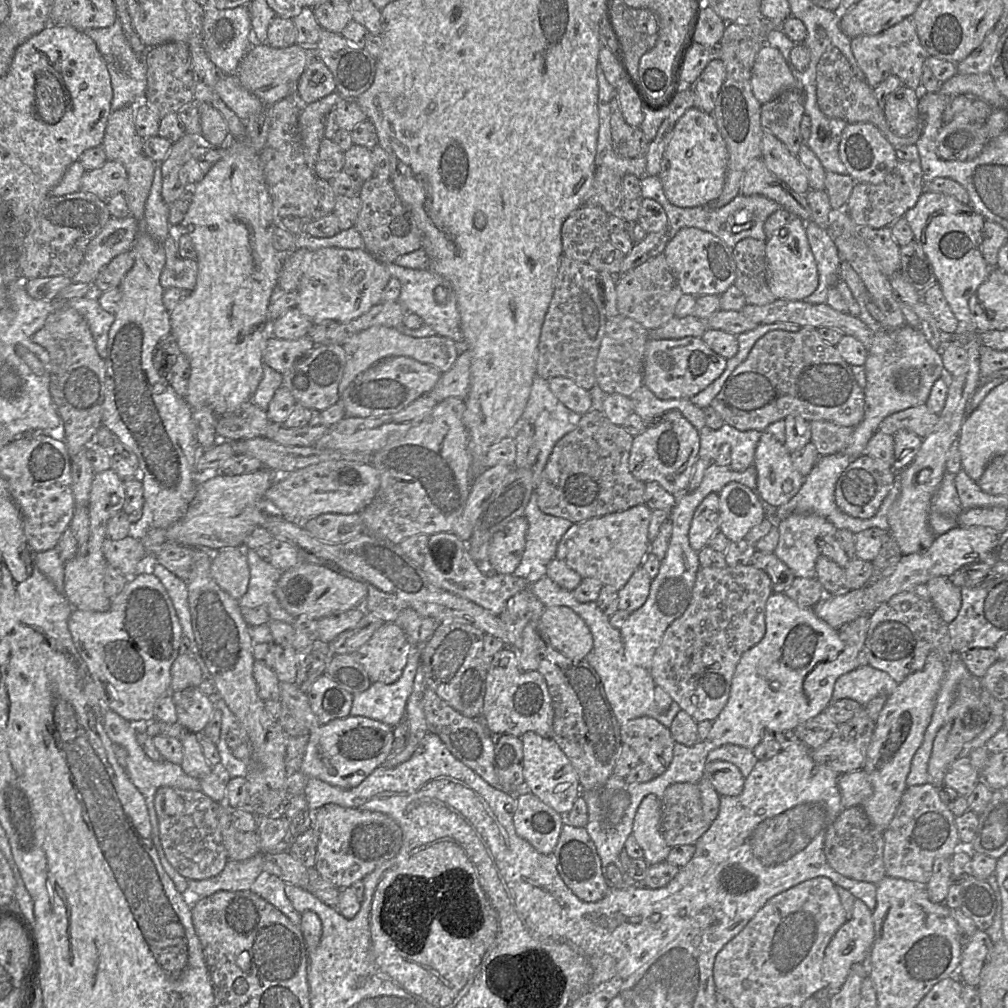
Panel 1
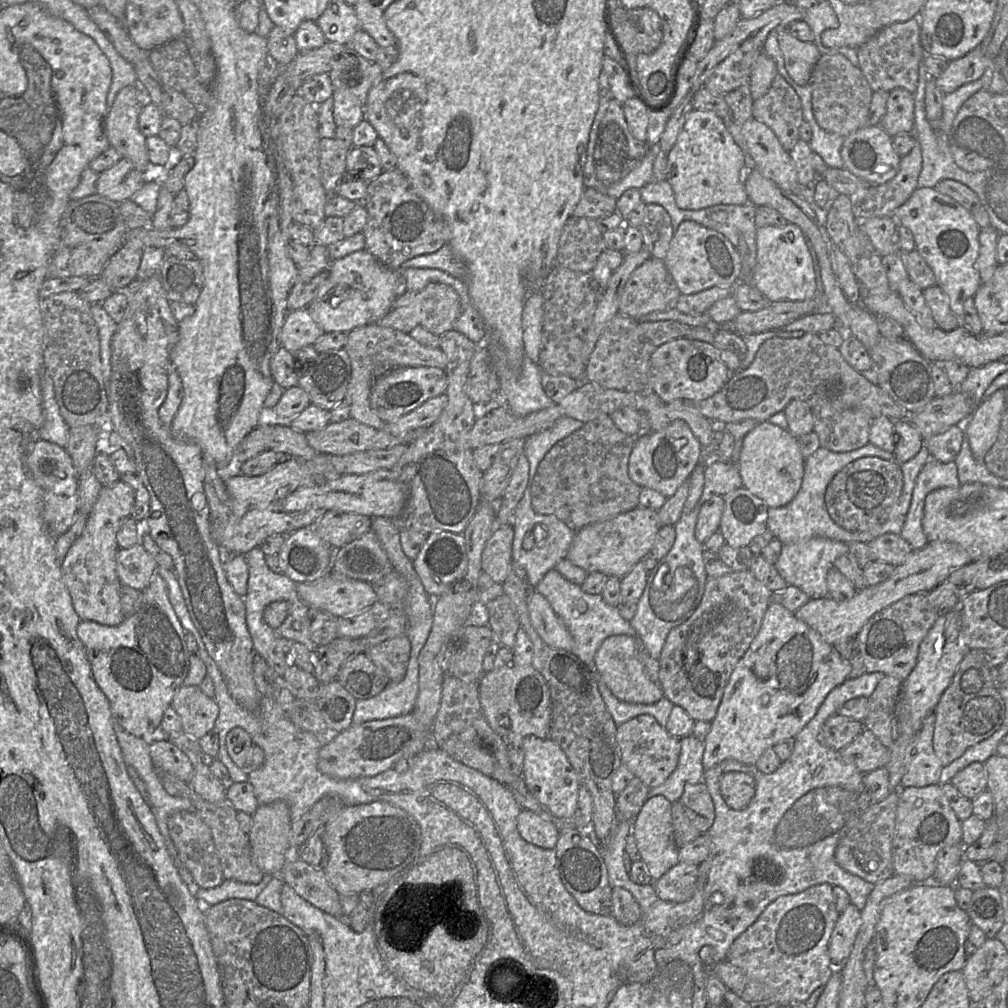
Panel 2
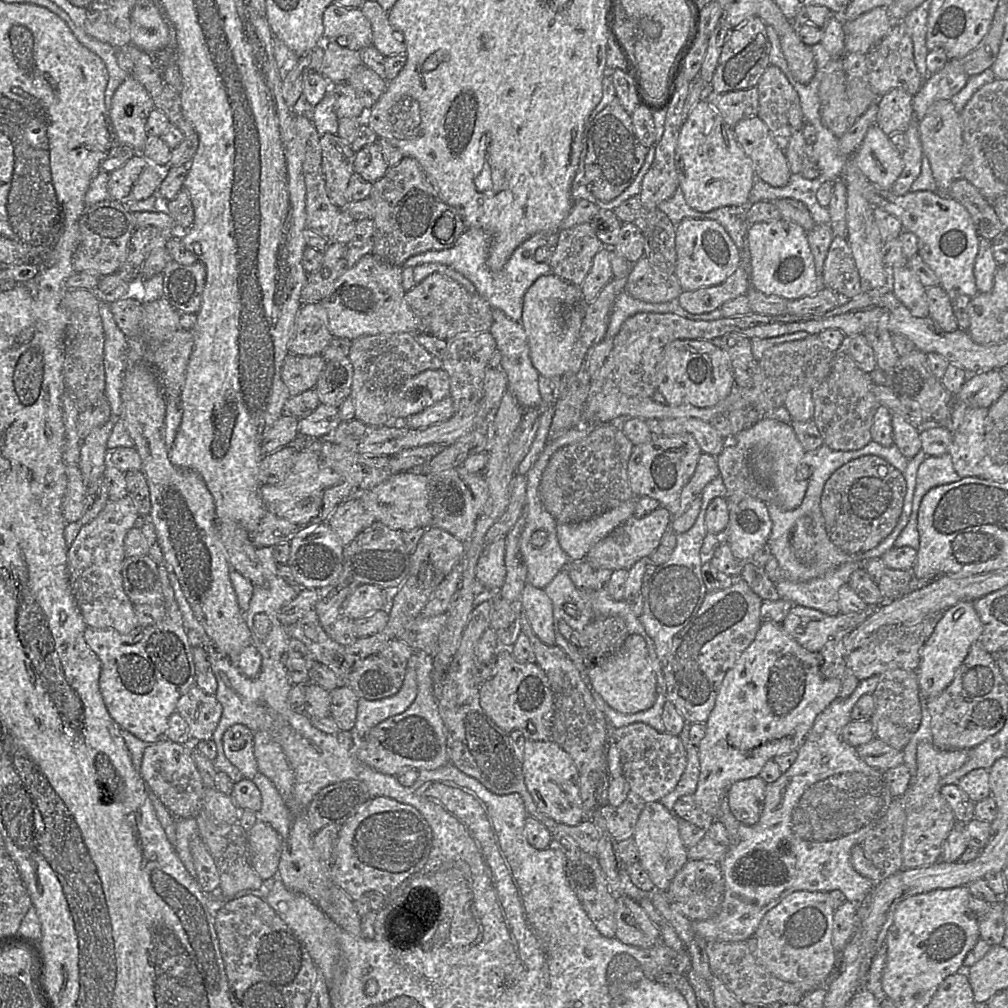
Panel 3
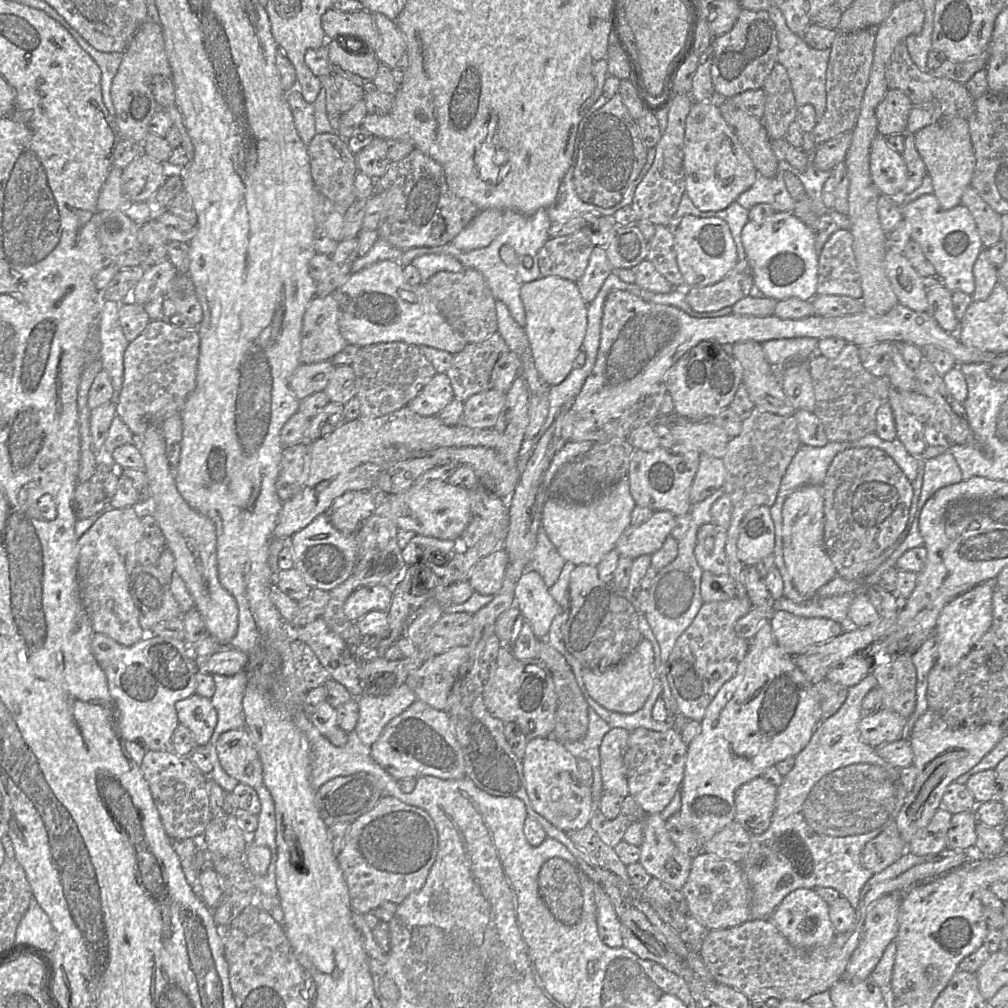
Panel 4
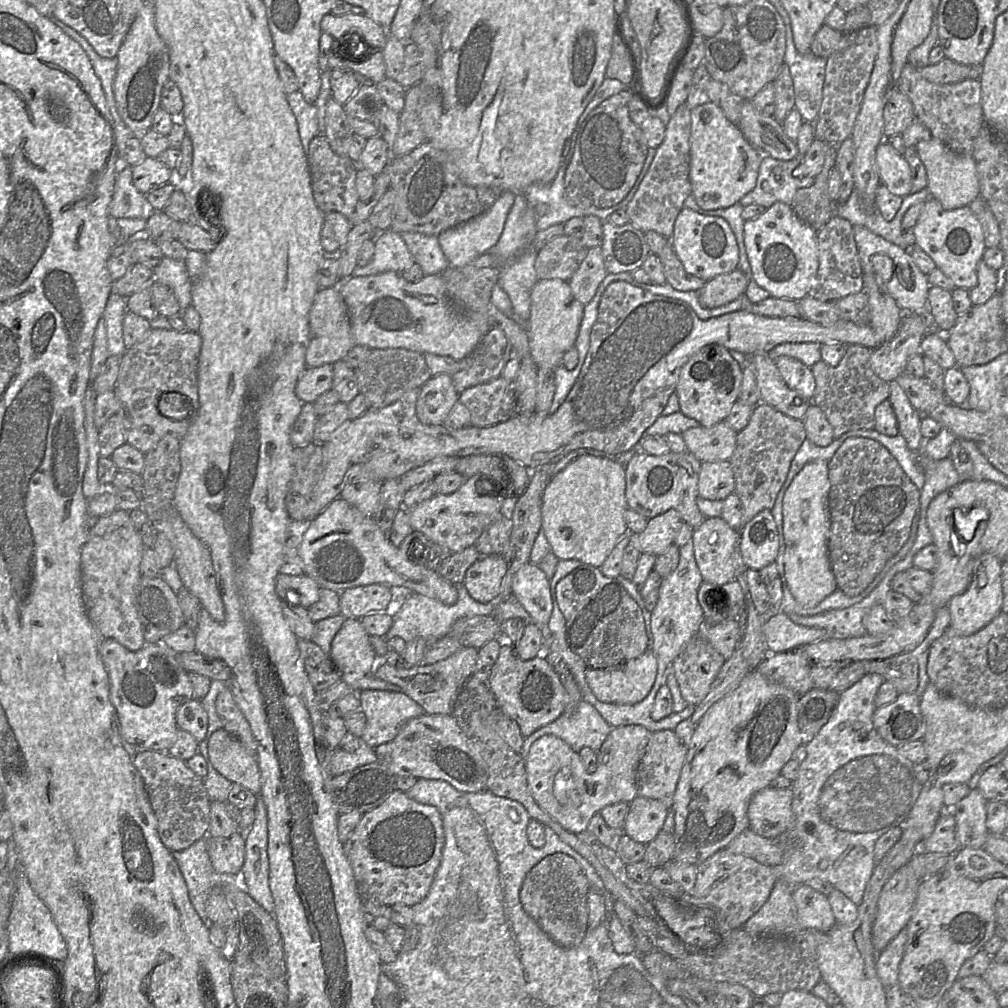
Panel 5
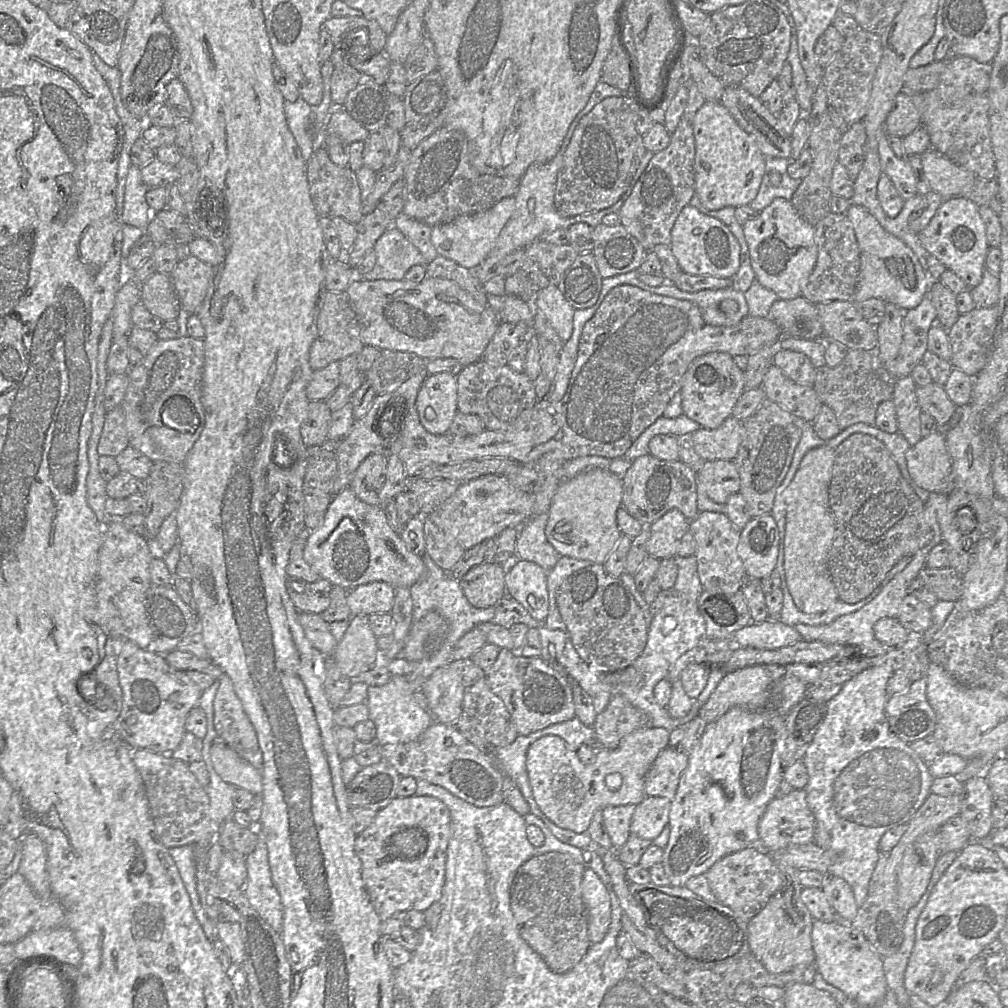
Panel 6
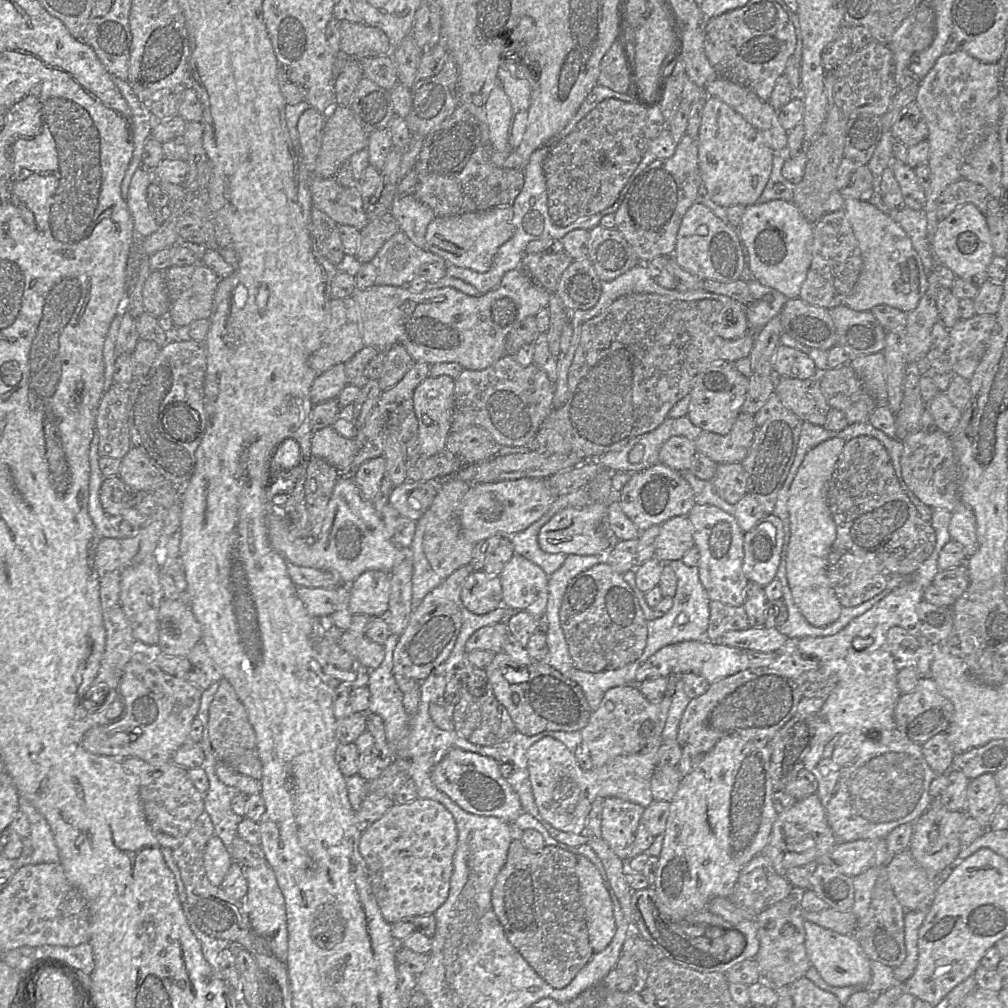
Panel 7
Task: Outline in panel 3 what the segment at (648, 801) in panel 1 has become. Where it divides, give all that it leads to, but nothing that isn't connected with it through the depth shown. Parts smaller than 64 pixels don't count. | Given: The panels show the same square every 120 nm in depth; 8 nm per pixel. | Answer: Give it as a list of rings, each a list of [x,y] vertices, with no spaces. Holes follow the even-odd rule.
[[[660,801],[645,803],[638,817],[632,839],[638,849],[639,863],[648,873],[654,889],[666,891],[675,875],[689,860],[687,848],[680,837],[674,815]]]

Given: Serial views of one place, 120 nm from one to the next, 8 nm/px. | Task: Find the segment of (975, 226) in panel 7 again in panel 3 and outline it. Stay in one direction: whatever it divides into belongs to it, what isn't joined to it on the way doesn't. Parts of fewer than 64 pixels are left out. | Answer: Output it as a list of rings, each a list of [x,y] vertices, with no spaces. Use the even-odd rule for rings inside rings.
[[[868,182],[862,189],[864,198],[874,207],[882,208],[900,220],[903,230],[914,233],[918,239],[918,254],[933,270],[940,281],[940,286],[954,302],[960,295],[975,297],[979,292],[974,276],[974,264],[979,251],[980,237],[966,208],[948,195],[928,190],[909,191],[904,195],[895,195],[889,189],[883,189]]]

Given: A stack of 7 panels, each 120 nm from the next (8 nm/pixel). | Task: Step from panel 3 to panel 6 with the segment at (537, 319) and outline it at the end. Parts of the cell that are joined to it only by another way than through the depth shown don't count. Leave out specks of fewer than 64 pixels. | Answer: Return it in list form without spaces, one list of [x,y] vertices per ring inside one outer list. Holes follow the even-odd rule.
[[[558,286],[537,289],[531,303],[536,311],[543,313],[551,327],[563,342],[572,336],[575,309],[567,302]]]

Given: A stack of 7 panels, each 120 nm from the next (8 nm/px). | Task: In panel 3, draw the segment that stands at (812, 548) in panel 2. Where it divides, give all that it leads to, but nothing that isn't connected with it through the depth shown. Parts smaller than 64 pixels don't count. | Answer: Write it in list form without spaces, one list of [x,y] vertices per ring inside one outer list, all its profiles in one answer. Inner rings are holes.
[[[846,562],[823,576],[807,581],[790,581],[785,578],[775,583],[779,599],[828,615],[837,615],[841,613],[838,590],[842,585],[848,584],[851,573],[859,567],[860,563]]]

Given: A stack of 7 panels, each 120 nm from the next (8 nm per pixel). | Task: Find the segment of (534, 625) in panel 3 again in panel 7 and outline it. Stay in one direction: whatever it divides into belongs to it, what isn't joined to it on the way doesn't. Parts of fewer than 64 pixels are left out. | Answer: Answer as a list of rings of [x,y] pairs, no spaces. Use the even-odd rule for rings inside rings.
[[[515,553],[499,578],[503,606],[543,618],[548,600],[549,576],[541,567]]]

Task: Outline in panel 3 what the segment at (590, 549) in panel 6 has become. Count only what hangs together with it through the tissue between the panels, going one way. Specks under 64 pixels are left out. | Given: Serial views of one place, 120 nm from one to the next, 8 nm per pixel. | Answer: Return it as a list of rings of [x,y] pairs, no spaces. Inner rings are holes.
[[[635,500],[578,523],[557,523],[557,538],[570,560],[584,560],[589,550],[634,514]]]

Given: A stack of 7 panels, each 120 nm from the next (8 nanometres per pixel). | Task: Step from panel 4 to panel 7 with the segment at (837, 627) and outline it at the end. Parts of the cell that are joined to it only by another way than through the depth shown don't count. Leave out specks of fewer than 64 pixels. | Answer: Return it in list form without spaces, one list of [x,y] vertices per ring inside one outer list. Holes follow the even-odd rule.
[[[749,627],[724,633],[719,643],[759,652],[795,651],[795,641],[790,641],[777,628]]]

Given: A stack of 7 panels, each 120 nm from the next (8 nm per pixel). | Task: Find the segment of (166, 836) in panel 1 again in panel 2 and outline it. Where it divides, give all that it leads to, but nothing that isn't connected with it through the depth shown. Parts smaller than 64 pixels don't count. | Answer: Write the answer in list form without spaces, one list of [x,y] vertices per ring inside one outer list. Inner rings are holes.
[[[177,811],[169,817],[168,828],[179,857],[197,886],[209,889],[220,885],[224,877],[209,827],[195,813]]]

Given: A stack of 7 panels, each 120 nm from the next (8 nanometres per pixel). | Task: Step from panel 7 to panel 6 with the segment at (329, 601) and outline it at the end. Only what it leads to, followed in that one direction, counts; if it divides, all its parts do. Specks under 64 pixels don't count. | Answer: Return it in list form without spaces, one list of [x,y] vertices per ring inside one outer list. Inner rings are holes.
[[[287,578],[287,593],[299,612],[321,614],[330,604],[333,585],[325,579],[307,582],[297,578]]]

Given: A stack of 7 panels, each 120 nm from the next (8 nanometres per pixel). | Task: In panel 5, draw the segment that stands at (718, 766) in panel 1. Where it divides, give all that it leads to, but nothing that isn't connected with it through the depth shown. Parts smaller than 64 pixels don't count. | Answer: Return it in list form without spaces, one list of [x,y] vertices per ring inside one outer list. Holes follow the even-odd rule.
[[[766,787],[756,792],[748,806],[749,829],[757,835],[776,839],[794,827],[791,787],[773,789]]]

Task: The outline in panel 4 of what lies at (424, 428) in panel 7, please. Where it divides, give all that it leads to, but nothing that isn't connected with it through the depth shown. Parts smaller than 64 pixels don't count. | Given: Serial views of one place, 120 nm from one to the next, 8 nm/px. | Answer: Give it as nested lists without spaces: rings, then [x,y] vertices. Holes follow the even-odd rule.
[[[436,373],[407,406],[420,416],[431,417],[437,416],[453,399],[448,376],[445,373]]]

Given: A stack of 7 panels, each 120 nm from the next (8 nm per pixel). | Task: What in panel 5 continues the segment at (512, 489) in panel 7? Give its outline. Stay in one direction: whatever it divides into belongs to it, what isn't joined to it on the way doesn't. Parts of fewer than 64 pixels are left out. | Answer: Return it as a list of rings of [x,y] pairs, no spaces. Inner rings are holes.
[[[476,474],[469,477],[465,479],[464,483],[456,491],[450,494],[436,493],[431,498],[422,501],[414,508],[408,510],[409,522],[412,529],[423,533],[428,539],[448,552],[460,552],[473,545],[486,528],[505,515],[506,509],[508,508],[508,504],[503,501],[503,498],[494,494],[494,492],[501,493],[498,491],[498,485],[494,480],[488,479],[485,476],[486,475]]]

